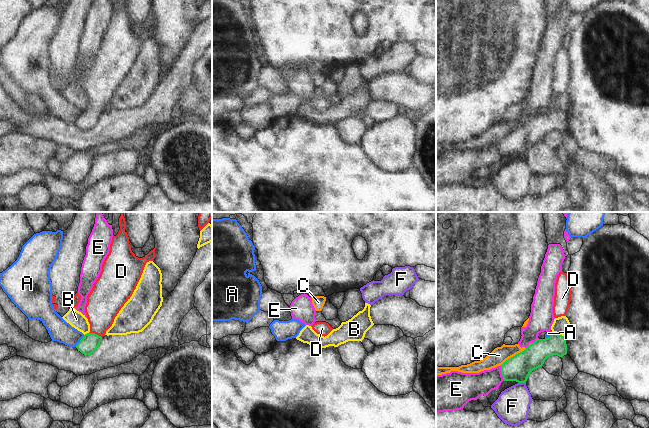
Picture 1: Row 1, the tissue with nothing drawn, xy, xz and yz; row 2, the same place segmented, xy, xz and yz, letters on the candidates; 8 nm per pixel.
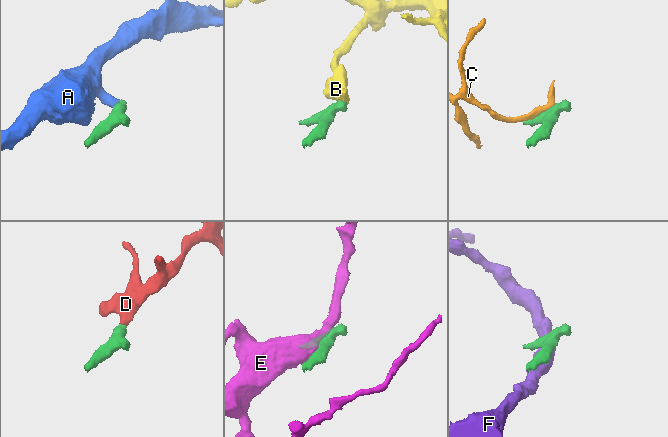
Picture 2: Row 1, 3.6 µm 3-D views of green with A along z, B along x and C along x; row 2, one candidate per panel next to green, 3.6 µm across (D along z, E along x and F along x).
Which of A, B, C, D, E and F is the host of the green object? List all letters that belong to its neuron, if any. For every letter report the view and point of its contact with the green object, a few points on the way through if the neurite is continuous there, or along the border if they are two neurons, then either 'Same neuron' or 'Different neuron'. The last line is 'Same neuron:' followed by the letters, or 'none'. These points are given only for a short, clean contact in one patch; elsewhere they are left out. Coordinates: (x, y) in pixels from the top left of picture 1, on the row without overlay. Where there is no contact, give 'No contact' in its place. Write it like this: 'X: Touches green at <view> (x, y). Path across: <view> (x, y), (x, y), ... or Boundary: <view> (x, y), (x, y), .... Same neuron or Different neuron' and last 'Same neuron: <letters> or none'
A: Touches green at xy (80, 117). Boundary: xy (84, 111), (75, 122). Different neuron
B: Touches green at yz (559, 111). Boundary: yz (553, 108), (564, 113). Different neuron
C: Touches green at yz (513, 132). Different neuron
D: Touches green at xy (94, 109). Path across: xy (90, 118), (94, 109), (98, 105), (103, 80). Same neuron
E: Touches green at yz (502, 149). Different neuron
F: Touches green at yz (522, 158). Different neuron
Same neuron: D

